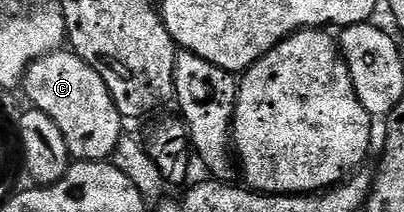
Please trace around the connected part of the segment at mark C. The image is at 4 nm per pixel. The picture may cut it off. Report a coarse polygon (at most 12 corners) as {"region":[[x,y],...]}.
{"region":[[73,52],[36,58],[21,90],[75,162],[108,161],[125,119]]}

